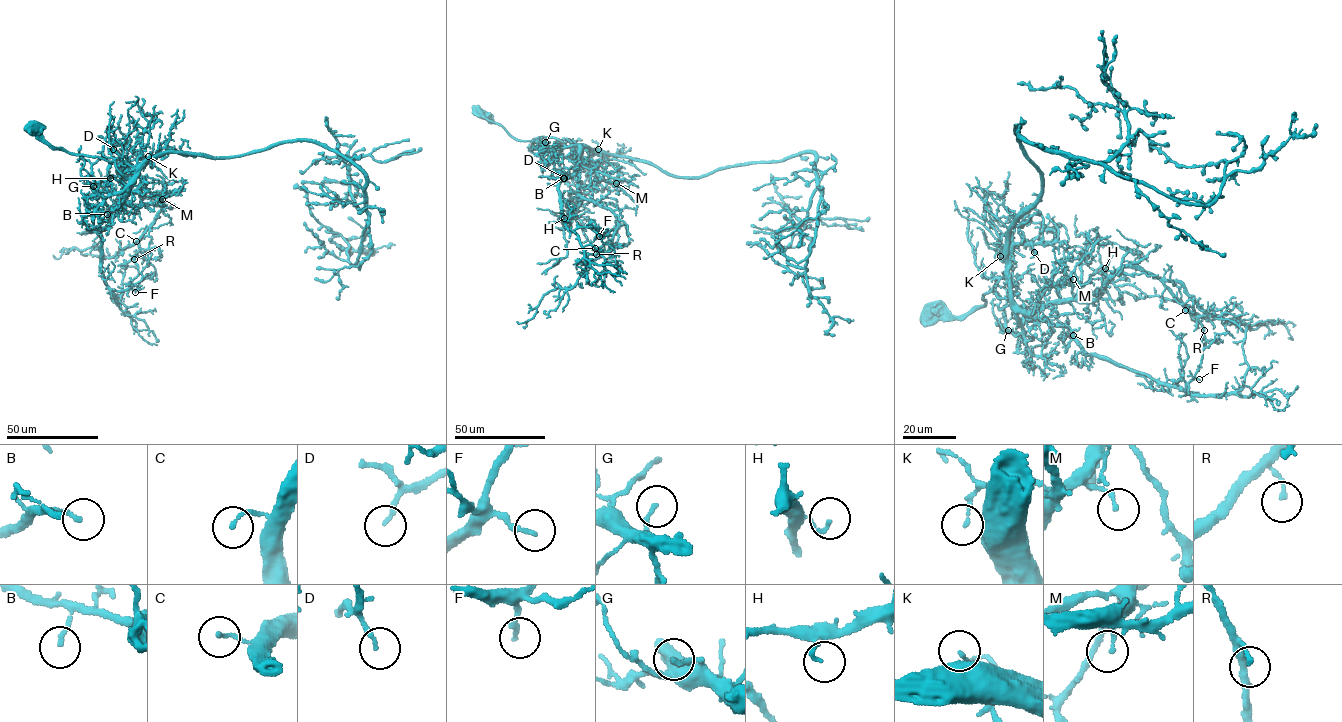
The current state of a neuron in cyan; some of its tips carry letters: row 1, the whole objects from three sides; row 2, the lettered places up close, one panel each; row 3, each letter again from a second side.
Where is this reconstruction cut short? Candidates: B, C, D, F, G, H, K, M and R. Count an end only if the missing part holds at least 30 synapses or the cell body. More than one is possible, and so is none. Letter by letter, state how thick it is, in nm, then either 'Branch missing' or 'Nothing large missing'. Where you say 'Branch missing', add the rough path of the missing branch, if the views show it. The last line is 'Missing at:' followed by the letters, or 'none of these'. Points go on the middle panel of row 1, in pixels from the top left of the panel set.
B: Thickness 140 nm. Nothing large missing
C: Thickness 130 nm. Nothing large missing
D: Thickness 160 nm. Nothing large missing
F: Thickness 180 nm. Nothing large missing
G: Thickness 150 nm. Branch missing
H: Thickness 120 nm. Nothing large missing
K: Thickness 120 nm. Nothing large missing
M: Thickness 130 nm. Nothing large missing
R: Thickness 140 nm. Nothing large missing
Missing at: G

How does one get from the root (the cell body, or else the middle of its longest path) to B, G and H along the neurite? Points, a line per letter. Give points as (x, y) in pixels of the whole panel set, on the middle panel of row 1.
B: (479, 113), (518, 140), (552, 137), (565, 143), (570, 140), (581, 146), (575, 172), (563, 178)
G: (479, 113), (518, 140), (552, 137), (565, 143), (570, 140), (581, 146), (554, 147), (545, 142)
H: (479, 113), (518, 140), (552, 137), (565, 143), (570, 140), (581, 146), (580, 198), (564, 218)

